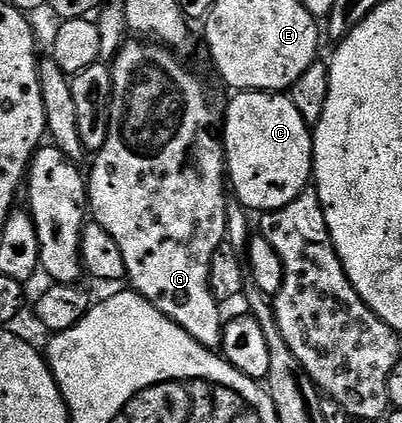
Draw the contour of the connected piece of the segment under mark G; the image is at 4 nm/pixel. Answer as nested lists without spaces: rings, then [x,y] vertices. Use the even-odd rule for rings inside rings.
[[[137,42],[141,44],[129,44],[117,56],[117,61],[112,61],[111,71],[113,73],[113,91],[109,106],[109,130],[107,132],[107,142],[92,157],[93,169],[87,172],[87,208],[92,219],[115,242],[119,242],[119,250],[123,250],[123,262],[125,263],[125,274],[132,291],[138,292],[147,302],[154,304],[159,311],[167,318],[171,318],[195,342],[199,342],[205,348],[214,350],[221,346],[221,329],[223,327],[223,315],[221,316],[222,305],[209,293],[209,275],[211,274],[211,258],[215,250],[219,250],[221,244],[226,243],[225,227],[227,226],[227,169],[225,166],[225,146],[220,135],[213,136],[213,127],[218,127],[219,112],[209,105],[209,92],[205,89],[205,84],[193,72],[185,69],[185,64],[180,60],[180,55],[174,54],[170,49],[152,42]]]

